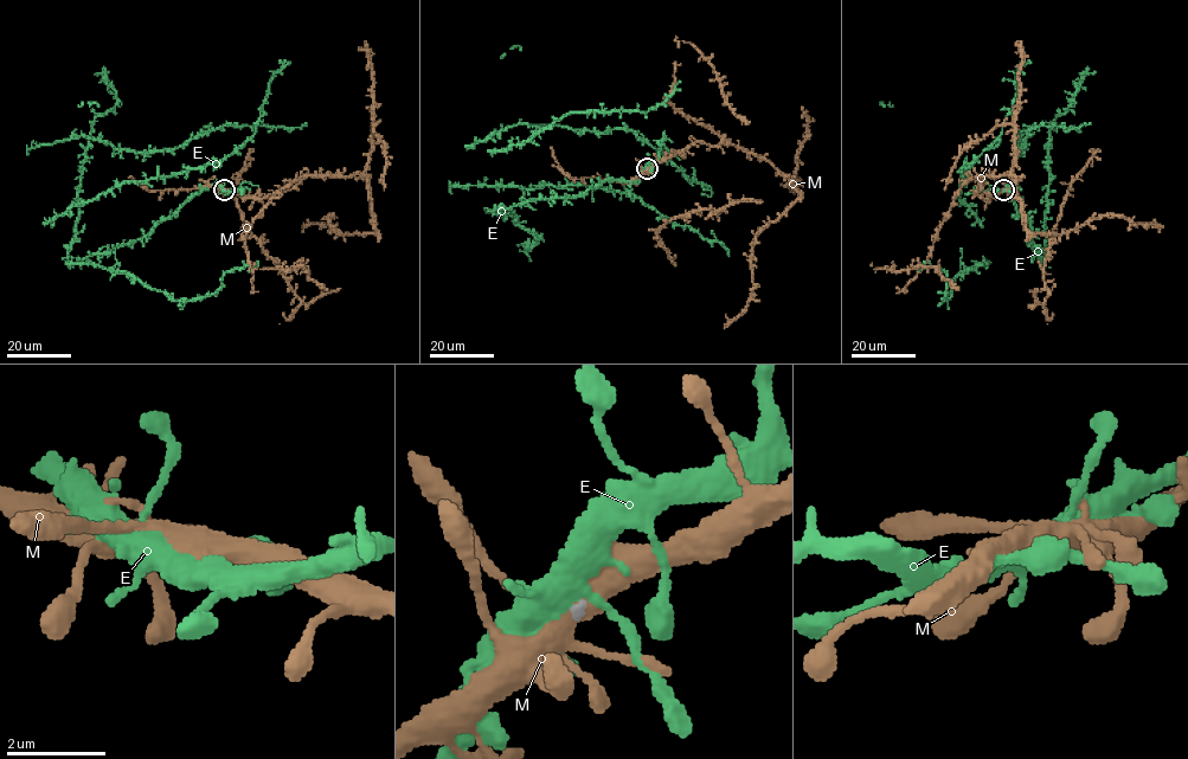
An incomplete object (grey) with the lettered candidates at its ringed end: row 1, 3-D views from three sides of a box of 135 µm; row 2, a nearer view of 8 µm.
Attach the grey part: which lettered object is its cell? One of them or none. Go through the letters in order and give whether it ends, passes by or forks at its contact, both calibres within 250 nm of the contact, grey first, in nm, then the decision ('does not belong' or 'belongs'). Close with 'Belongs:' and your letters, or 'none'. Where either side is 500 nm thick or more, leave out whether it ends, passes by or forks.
E: it forks there; 70 nm thick on the grey side, 420 nm on the other; does not belong
M: it forks there; 70 nm thick on the grey side, 440 nm on the other; belongs
Belongs: M

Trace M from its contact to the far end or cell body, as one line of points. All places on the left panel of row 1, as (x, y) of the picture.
M: (225, 190), (267, 198), (312, 175), (366, 179), (377, 233), (338, 233), (331, 214), (303, 223)

